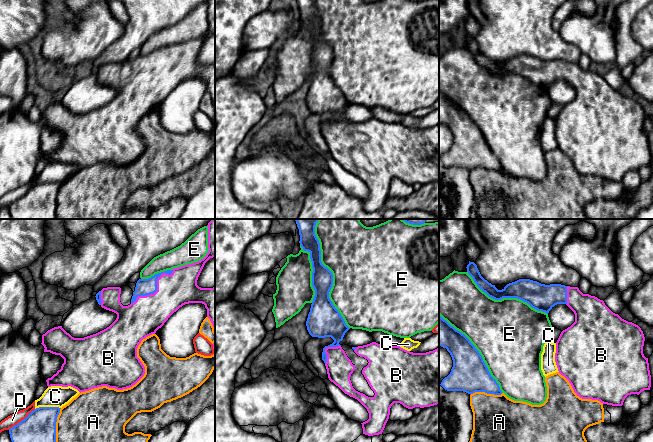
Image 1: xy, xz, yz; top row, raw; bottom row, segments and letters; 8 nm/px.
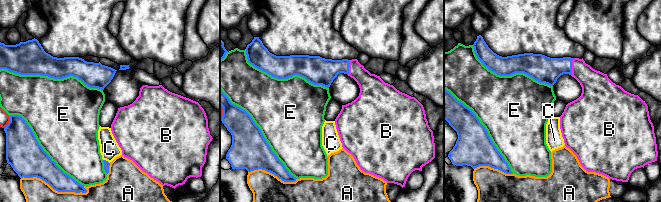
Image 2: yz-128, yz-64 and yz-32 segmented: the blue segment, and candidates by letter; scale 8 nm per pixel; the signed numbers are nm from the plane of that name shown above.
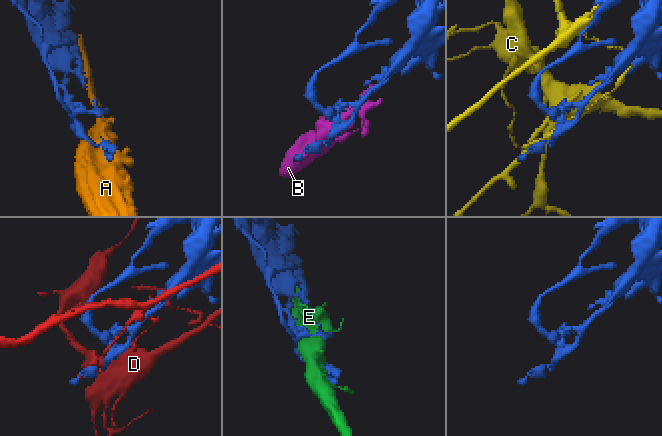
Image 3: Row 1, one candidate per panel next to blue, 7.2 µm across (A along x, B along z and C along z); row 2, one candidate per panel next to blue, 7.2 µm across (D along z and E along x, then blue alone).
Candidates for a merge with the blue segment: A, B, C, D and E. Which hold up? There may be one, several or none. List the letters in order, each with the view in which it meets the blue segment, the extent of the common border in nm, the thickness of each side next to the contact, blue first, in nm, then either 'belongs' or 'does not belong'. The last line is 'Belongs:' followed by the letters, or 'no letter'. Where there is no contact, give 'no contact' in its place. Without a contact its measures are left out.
A: xy | 280 nm | 260/380 nm | does not belong
B: xy | 440 nm | 130/300 nm | belongs
C: xy | 200 nm | 260/180 nm | does not belong
D: xy | 280 nm | 260/90 nm | does not belong
E: xz | 900 nm | 180/500 nm | does not belong
Belongs: B

